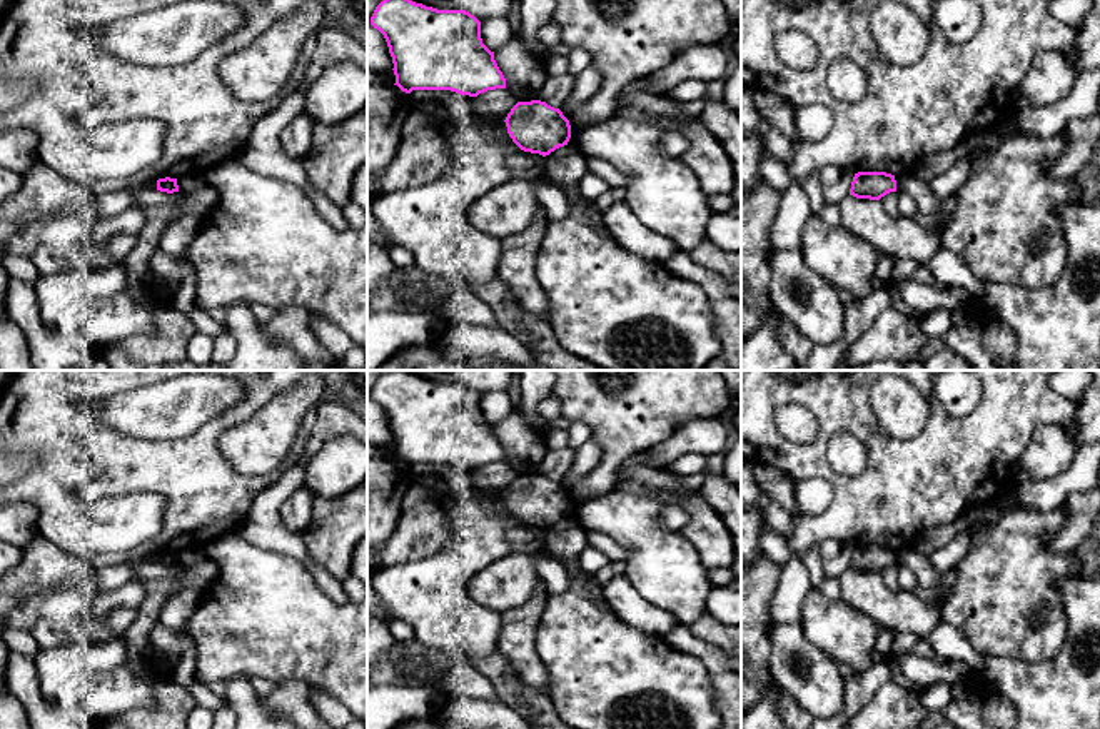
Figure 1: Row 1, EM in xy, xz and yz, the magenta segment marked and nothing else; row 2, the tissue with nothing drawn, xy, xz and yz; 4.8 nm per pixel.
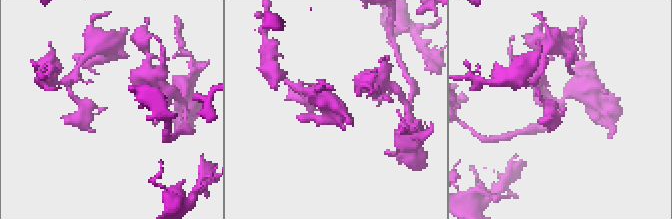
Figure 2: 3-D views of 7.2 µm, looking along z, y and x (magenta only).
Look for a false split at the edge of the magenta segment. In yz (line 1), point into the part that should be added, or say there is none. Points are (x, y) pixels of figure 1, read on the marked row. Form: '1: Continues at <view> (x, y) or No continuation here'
1: No continuation here

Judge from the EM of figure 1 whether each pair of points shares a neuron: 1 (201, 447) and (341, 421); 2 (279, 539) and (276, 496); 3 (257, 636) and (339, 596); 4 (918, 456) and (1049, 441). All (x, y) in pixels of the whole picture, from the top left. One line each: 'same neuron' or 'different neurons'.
1: different neurons
2: same neuron
3: different neurons
4: different neurons

